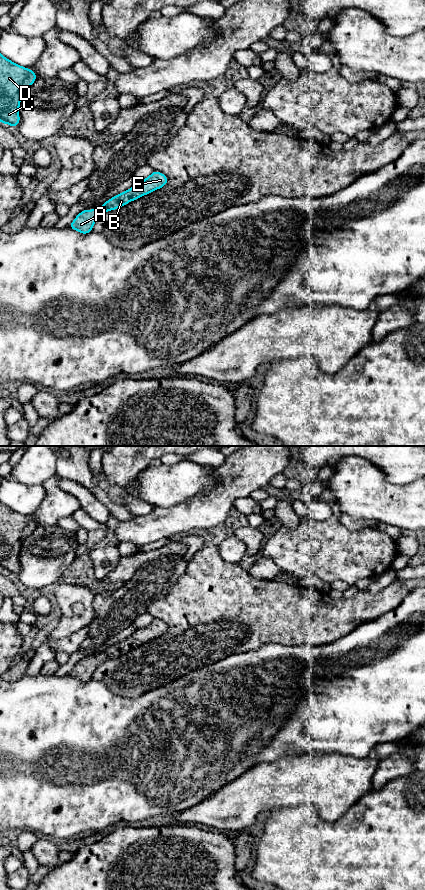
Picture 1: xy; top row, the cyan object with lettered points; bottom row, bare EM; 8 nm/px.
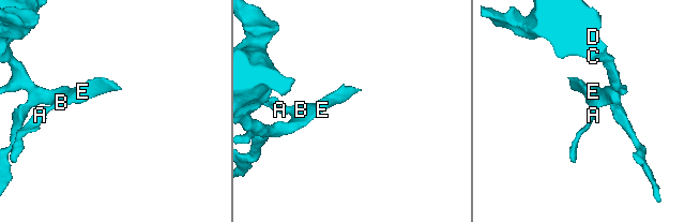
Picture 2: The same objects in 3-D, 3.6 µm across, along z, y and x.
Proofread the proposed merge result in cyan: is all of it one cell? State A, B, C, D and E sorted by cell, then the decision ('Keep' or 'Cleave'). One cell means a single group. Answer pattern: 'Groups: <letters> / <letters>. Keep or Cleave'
Groups: A B C D E. Keep

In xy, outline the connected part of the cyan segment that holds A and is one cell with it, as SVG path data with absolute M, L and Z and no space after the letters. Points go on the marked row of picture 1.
M154 170L146 179L135 183L129 190L119 193L107 200L101 208L83 210L68 227L81 234L89 234L92 231L94 223L101 217L103 212L118 209L133 200L164 187L167 183L167 176Z

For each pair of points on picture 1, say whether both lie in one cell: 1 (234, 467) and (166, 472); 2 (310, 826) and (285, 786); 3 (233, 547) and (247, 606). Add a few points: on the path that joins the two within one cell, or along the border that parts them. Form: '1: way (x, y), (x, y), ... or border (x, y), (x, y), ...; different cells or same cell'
1: border (214, 469), (214, 478), (217, 483), (207, 492); different cells
2: border (275, 810), (281, 807), (308, 804), (319, 816); different cells
3: border (218, 548), (219, 555), (225, 561), (237, 563); different cells

